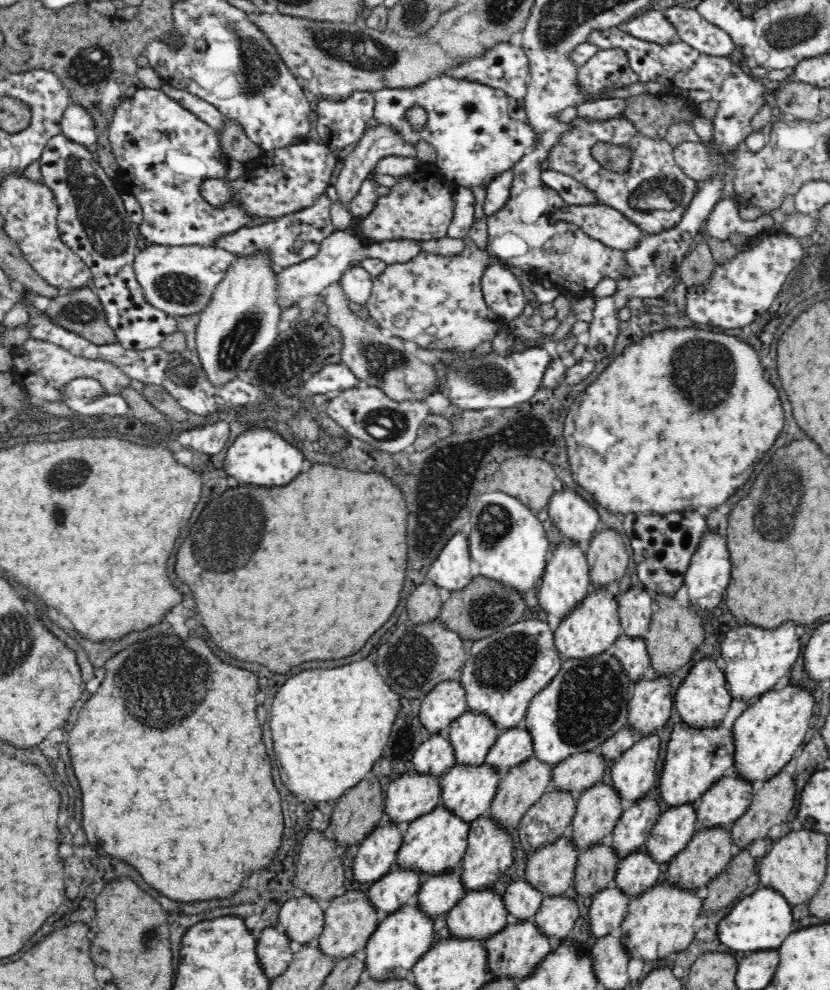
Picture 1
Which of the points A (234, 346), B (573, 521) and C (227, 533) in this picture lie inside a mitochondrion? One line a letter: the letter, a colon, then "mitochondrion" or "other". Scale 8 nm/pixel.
A: mitochondrion
B: other
C: mitochondrion

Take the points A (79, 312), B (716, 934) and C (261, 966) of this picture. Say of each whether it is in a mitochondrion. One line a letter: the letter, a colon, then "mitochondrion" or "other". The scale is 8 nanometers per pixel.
A: mitochondrion
B: other
C: other

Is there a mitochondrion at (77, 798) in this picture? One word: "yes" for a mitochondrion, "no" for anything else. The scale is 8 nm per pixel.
no

